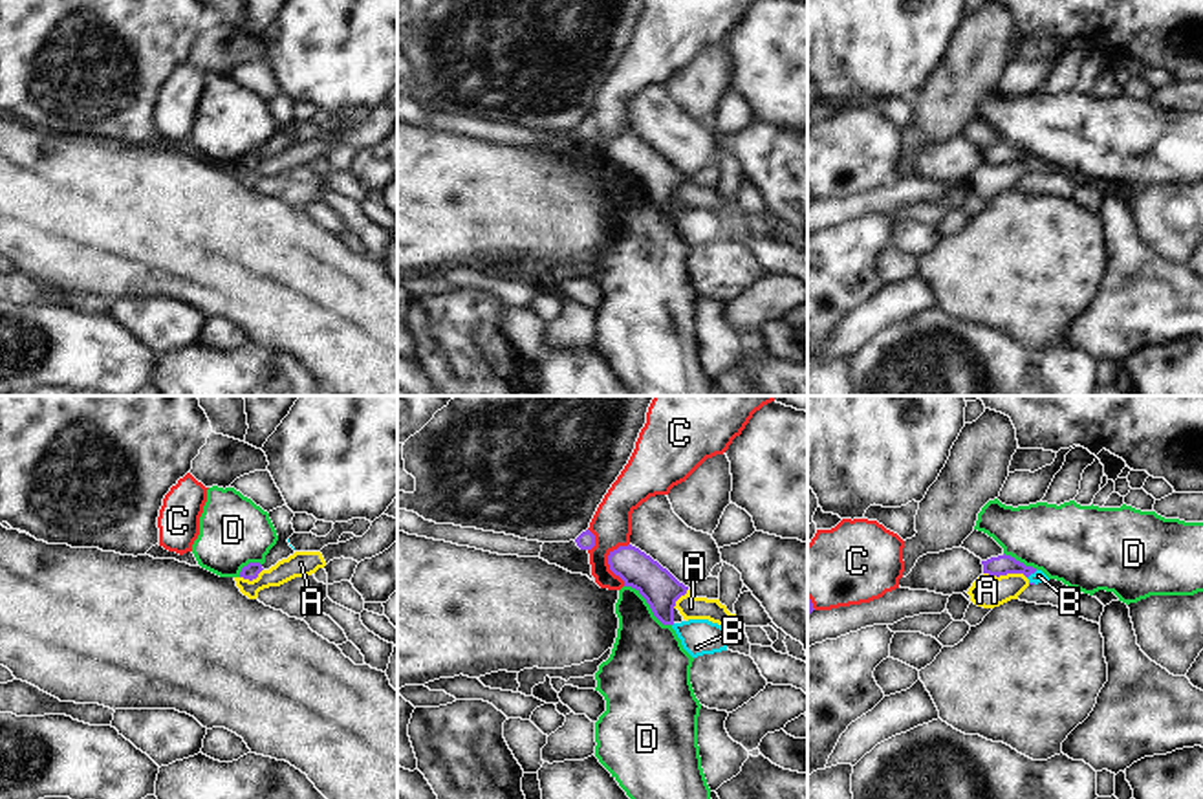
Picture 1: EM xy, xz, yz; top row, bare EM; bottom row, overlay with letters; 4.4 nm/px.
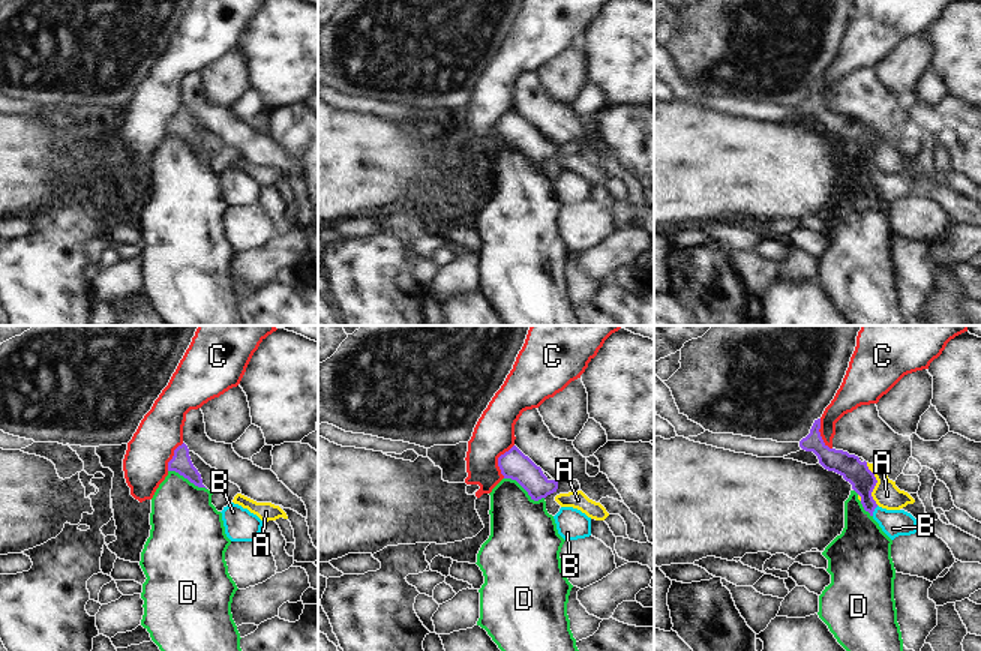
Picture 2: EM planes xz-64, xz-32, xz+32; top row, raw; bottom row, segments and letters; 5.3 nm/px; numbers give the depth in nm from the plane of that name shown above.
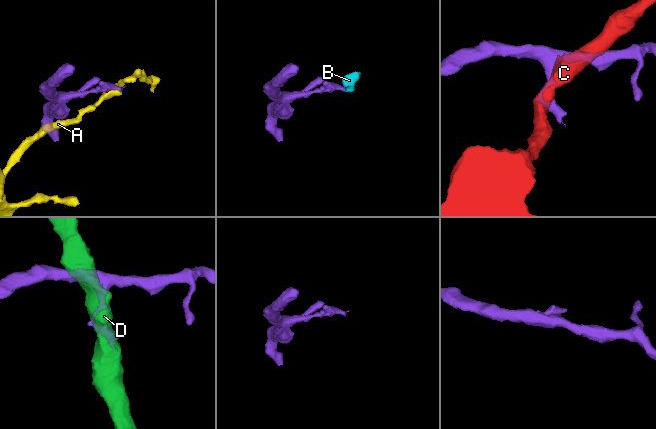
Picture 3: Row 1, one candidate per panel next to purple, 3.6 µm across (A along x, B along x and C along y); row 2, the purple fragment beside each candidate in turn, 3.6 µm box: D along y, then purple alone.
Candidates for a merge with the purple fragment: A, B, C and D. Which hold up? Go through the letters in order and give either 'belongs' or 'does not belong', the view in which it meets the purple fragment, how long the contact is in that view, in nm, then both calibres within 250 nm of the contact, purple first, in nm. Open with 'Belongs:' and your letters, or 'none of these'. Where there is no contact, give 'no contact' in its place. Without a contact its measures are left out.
Belongs: B
A: does not belong; contact in yz; length 190 nm; calibres 90 and 140 nm
B: belongs; contact in yz; length 60 nm; calibres 90 and 60 nm
C: does not belong; contact in xz; length 190 nm; calibres 160 and 180 nm
D: does not belong; contact in xz; length 280 nm; calibres 160 and 320 nm

